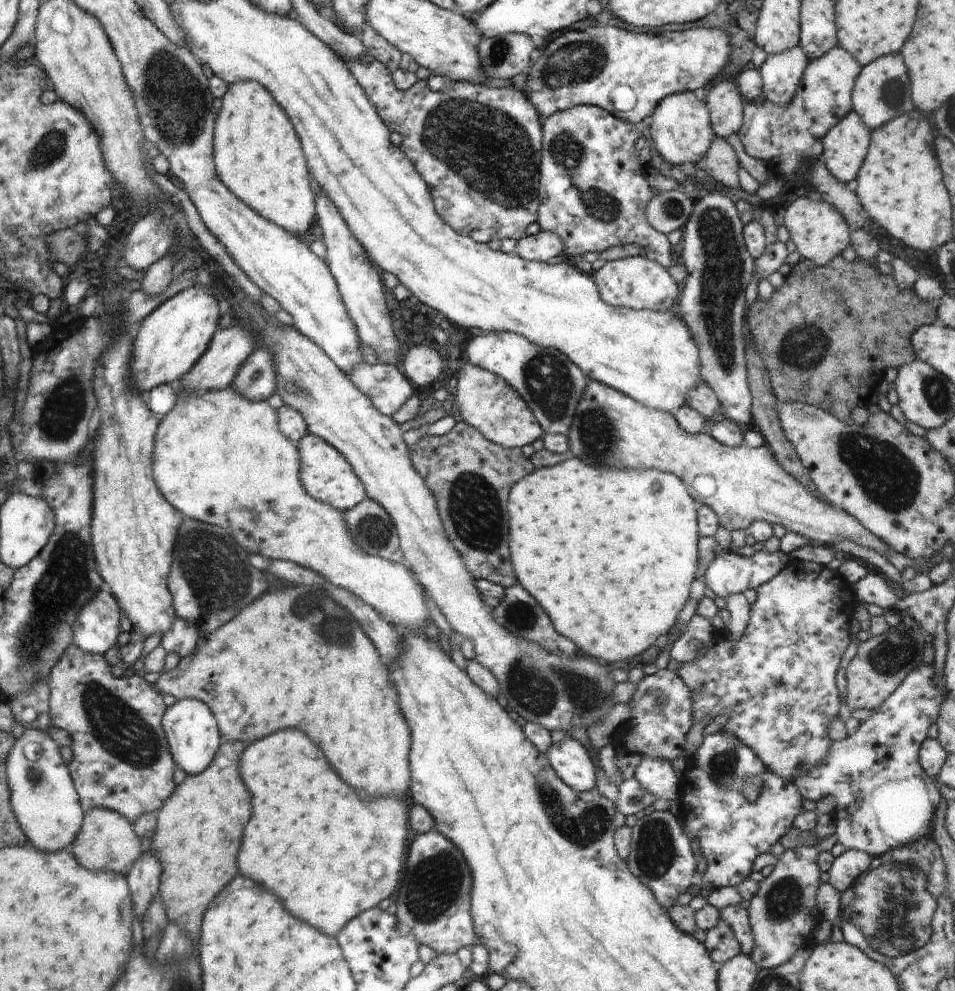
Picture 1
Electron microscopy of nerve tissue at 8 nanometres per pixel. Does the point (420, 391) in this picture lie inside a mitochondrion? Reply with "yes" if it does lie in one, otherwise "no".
no

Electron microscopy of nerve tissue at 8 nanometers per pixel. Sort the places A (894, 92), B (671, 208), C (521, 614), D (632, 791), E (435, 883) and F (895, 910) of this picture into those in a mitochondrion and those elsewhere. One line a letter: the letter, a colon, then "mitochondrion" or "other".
A: mitochondrion
B: mitochondrion
C: mitochondrion
D: other
E: mitochondrion
F: mitochondrion

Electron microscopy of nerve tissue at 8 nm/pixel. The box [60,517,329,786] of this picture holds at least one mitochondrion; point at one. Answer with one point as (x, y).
(217, 573)

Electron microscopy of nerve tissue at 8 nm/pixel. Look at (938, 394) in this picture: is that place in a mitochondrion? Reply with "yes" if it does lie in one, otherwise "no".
yes

